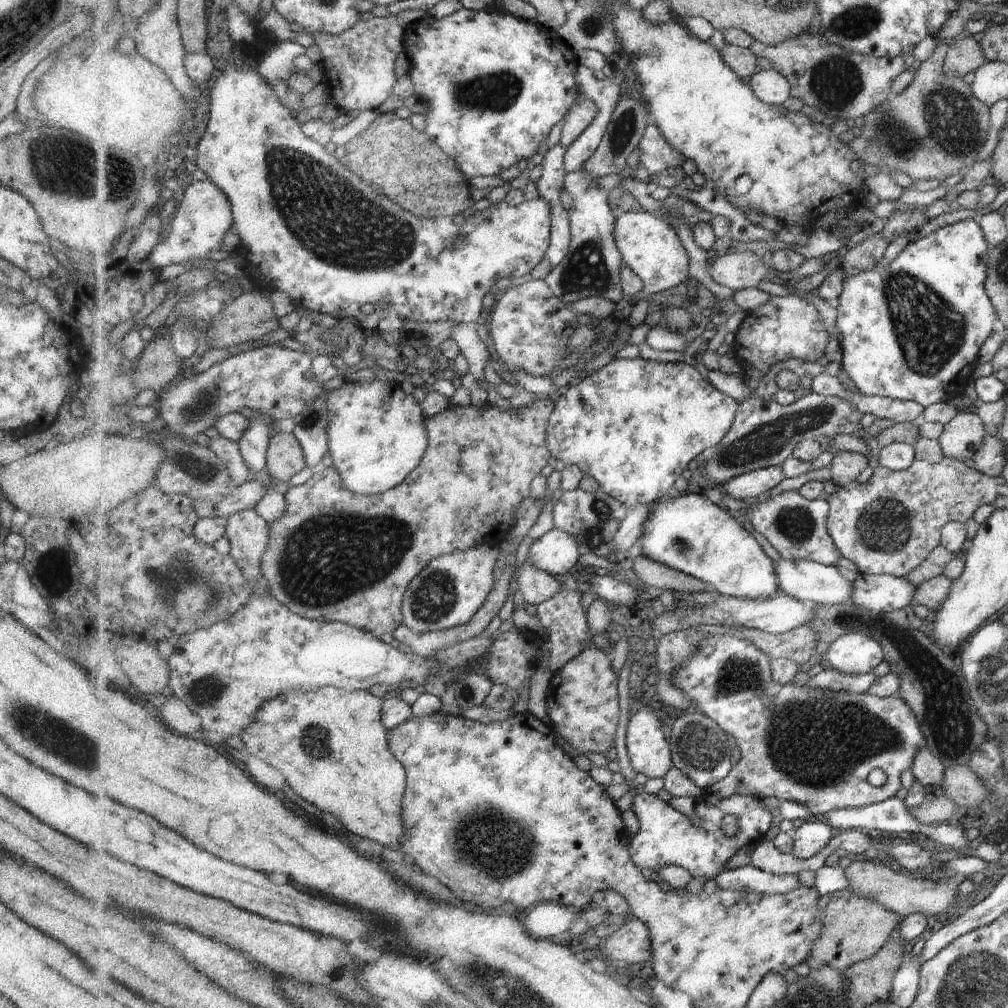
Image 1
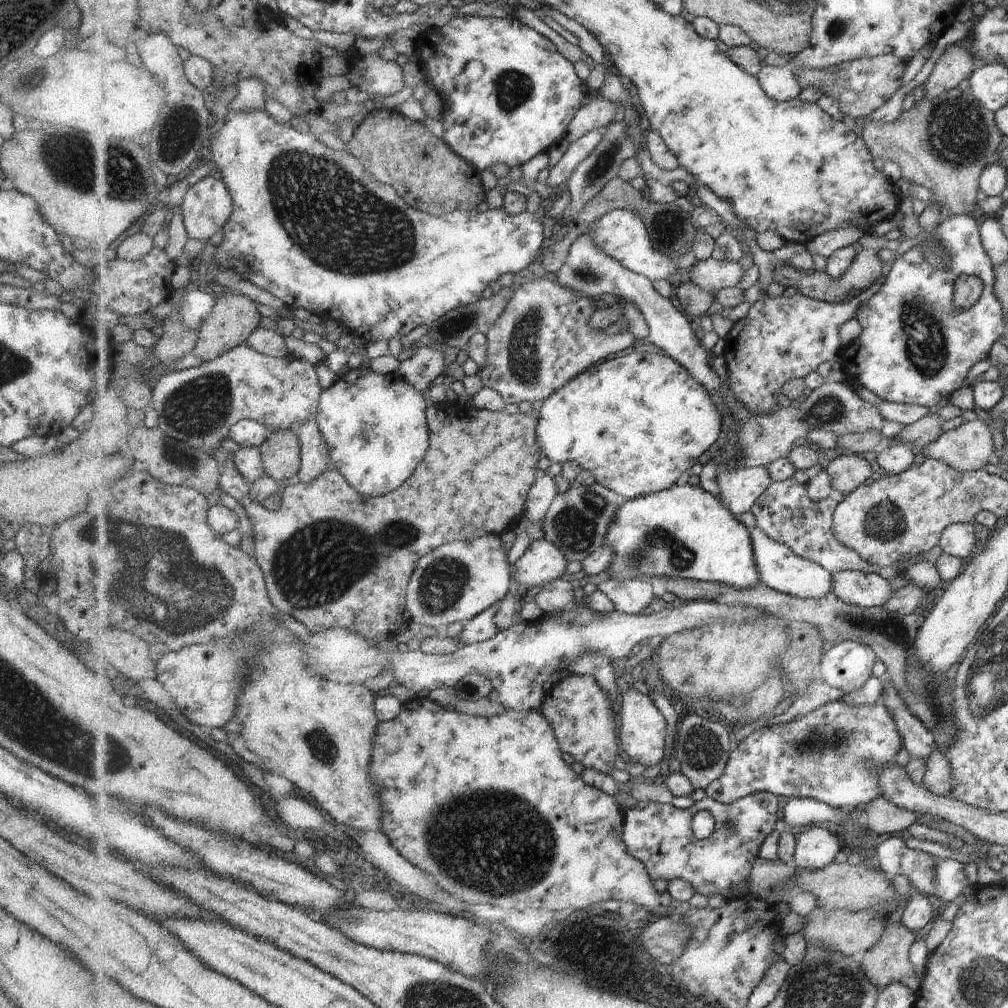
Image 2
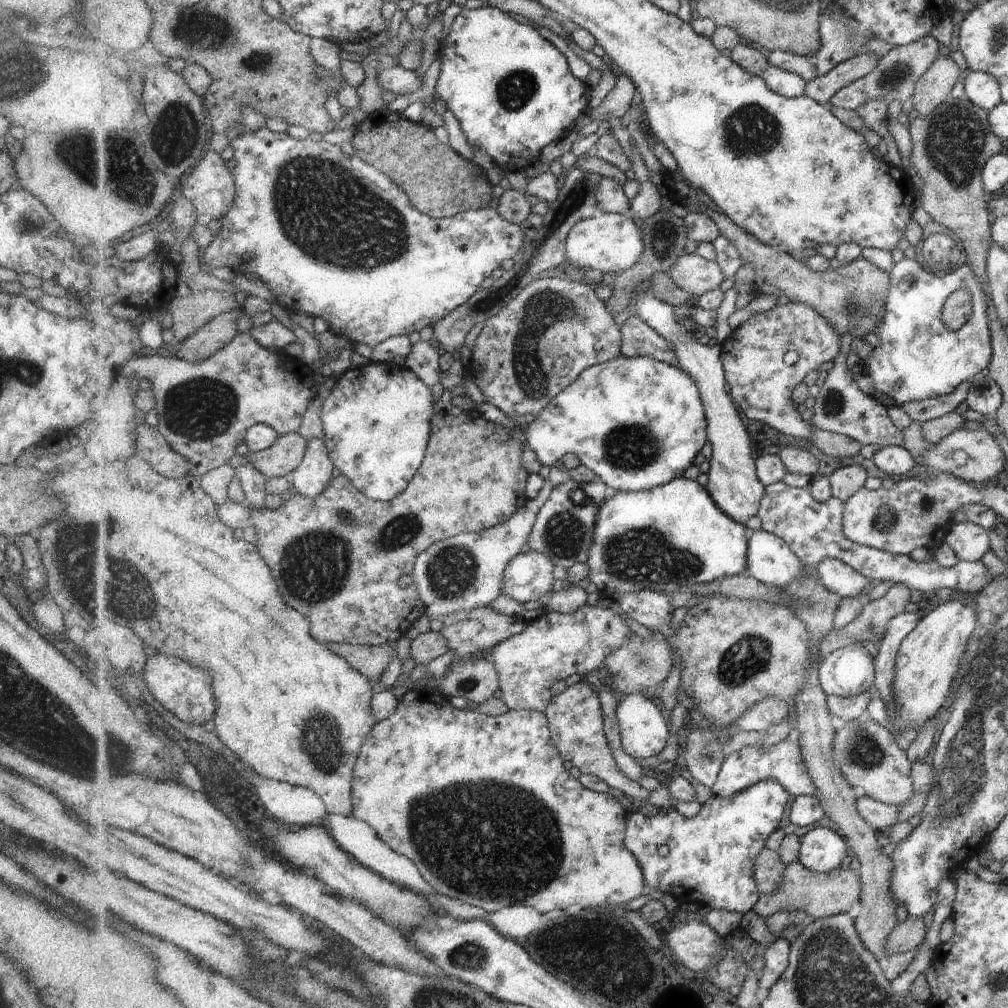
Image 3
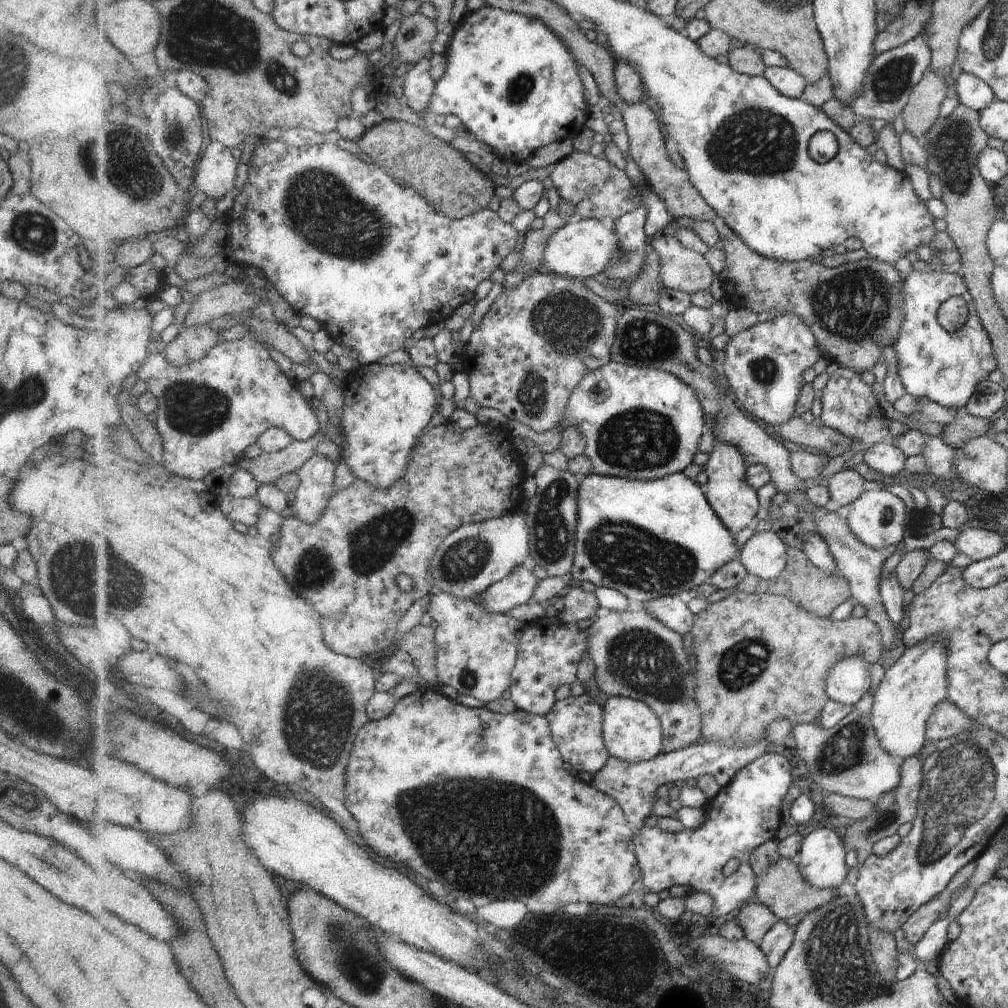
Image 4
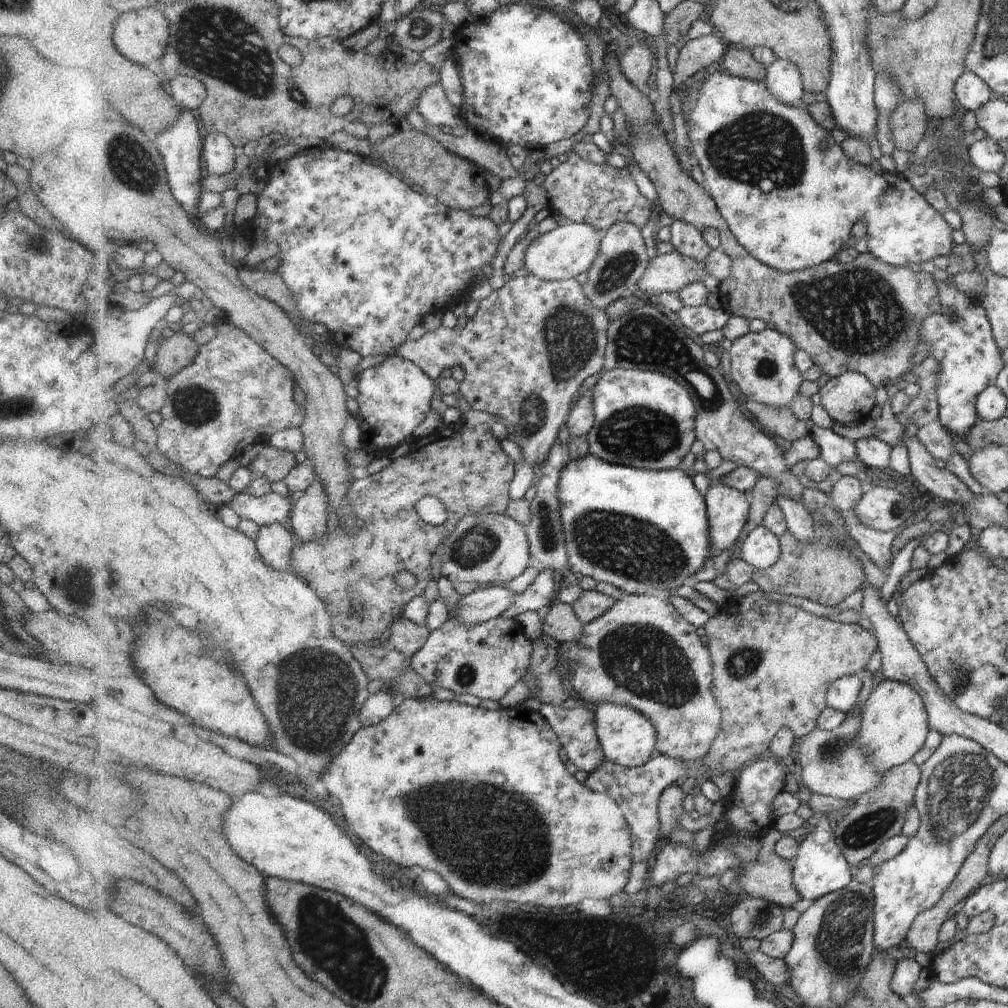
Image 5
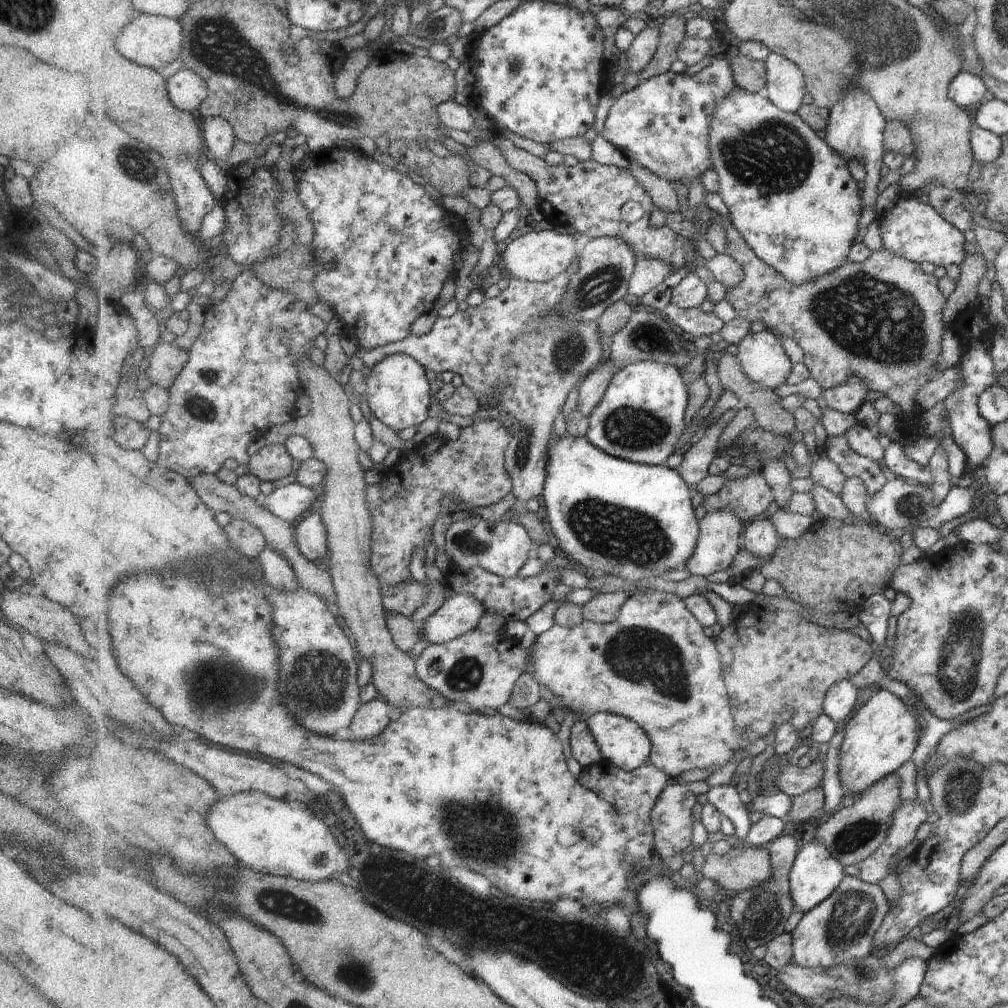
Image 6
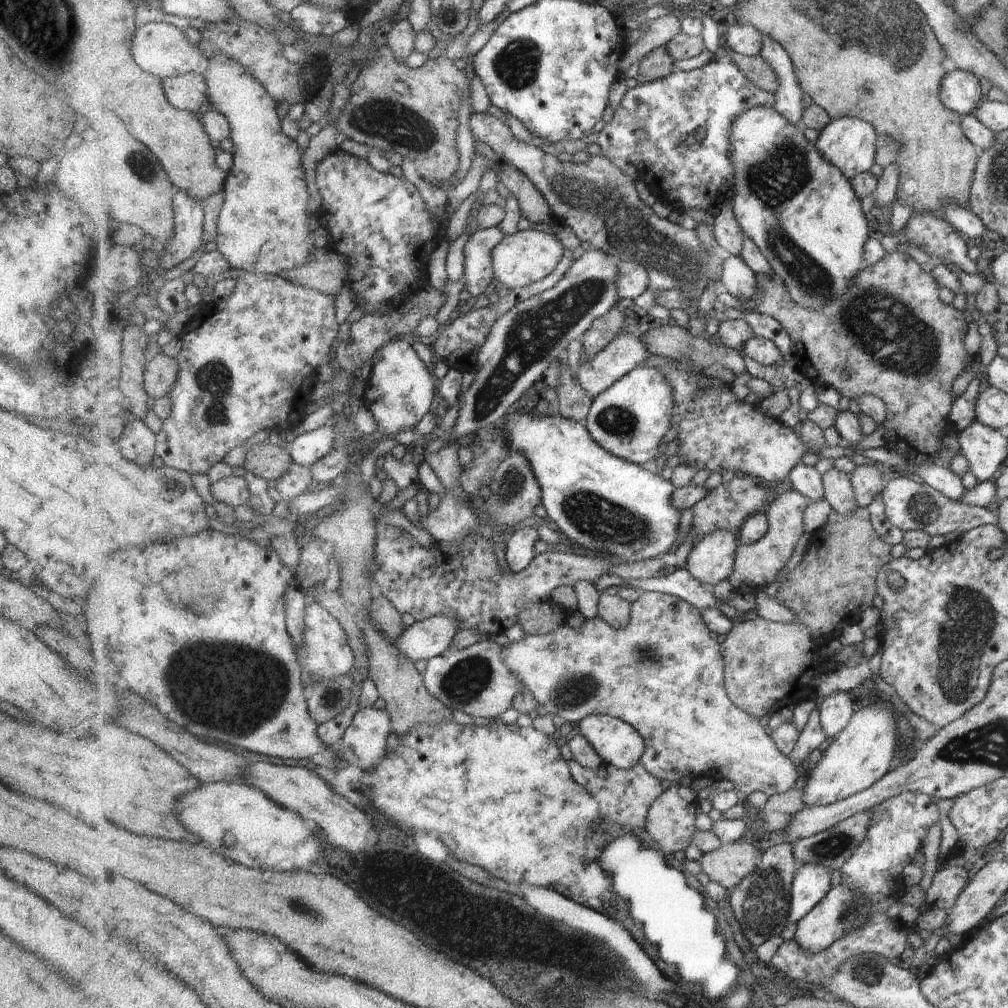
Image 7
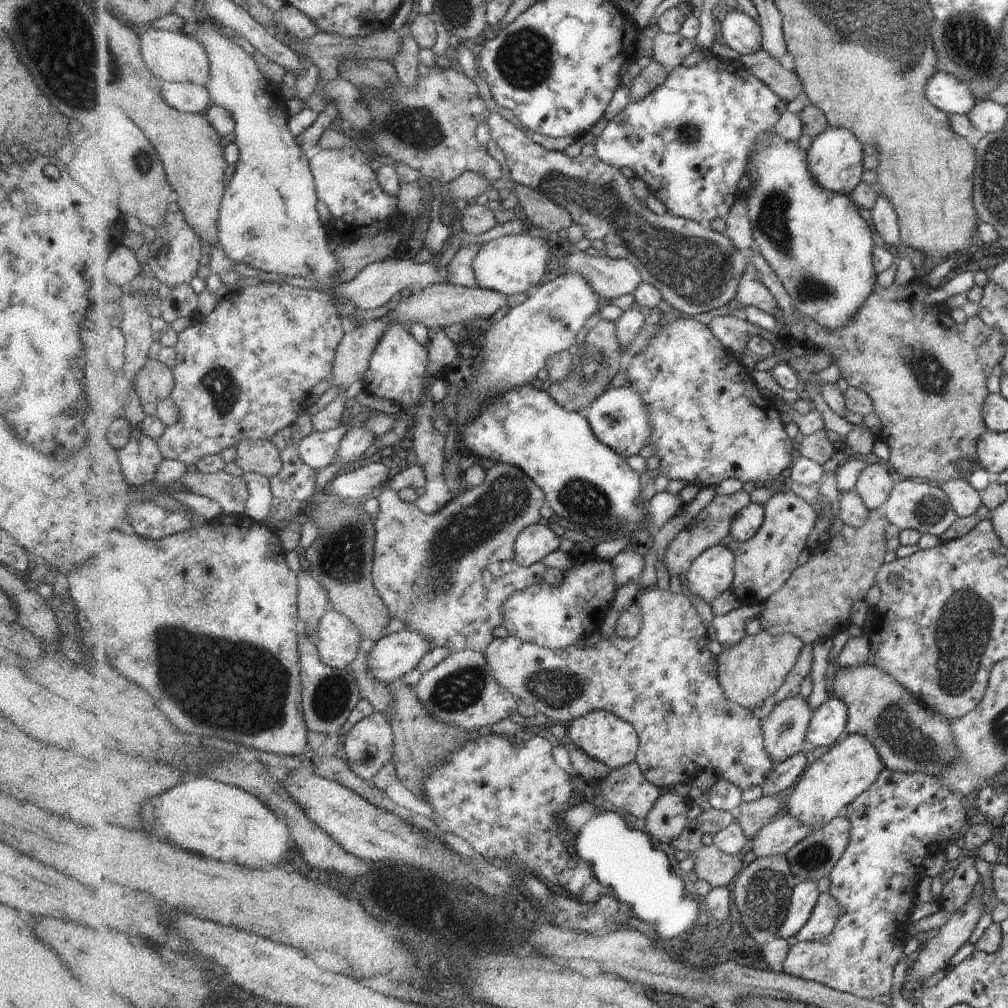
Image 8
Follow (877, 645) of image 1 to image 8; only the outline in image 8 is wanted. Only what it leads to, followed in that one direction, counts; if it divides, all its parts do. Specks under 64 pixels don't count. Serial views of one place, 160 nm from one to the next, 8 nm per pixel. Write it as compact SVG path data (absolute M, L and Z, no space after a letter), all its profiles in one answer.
M830 696L815 712L808 731L808 748L833 747L847 734L850 716L845 701Z

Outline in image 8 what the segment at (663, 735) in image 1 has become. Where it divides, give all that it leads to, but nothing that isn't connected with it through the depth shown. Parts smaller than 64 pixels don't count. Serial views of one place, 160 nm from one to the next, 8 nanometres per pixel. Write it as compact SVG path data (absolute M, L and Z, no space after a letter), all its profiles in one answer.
M593 711L573 719L566 729L565 743L577 746L592 759L604 762L612 769L620 769L636 762L640 747L638 732L632 724L609 711Z

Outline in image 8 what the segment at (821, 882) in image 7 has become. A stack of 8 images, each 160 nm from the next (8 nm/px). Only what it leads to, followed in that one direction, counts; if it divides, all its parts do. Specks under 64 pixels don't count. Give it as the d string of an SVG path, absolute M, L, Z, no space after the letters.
M802 881L794 888L789 914L776 938L793 938L809 922L820 897L815 881Z

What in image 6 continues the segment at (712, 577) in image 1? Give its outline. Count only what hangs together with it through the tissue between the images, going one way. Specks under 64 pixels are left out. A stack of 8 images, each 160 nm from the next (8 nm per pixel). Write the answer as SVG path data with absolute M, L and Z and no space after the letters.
M565 432L563 438L557 438L555 442L551 442L549 448L549 464L547 464L547 479L542 494L542 499L548 512L548 522L554 536L559 542L560 548L565 552L565 556L579 566L580 569L586 571L586 573L598 576L604 574L614 575L624 581L636 583L646 581L648 578L661 578L668 570L680 569L686 566L687 562L697 552L698 538L700 535L700 520L697 520L695 508L691 504L692 494L693 490L691 486L687 484L686 480L683 480L683 476L681 476L677 468L670 469L662 465L644 465L631 462L630 460L615 458L615 456L611 456L603 452L603 450L599 450L594 444L591 444L587 436L573 438L573 436L569 436Z

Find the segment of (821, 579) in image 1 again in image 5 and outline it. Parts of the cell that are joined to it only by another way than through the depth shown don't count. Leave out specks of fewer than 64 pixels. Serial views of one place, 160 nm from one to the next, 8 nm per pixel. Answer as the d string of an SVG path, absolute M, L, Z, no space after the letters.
M764 524L755 527L746 537L741 547L741 558L752 565L755 570L765 570L780 559L782 544Z

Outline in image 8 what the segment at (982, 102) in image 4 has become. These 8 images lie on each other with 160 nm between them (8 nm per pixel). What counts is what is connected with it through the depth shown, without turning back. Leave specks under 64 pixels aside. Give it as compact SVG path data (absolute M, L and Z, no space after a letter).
M938 70L924 86L926 99L947 114L965 115L975 104L967 87L954 76Z

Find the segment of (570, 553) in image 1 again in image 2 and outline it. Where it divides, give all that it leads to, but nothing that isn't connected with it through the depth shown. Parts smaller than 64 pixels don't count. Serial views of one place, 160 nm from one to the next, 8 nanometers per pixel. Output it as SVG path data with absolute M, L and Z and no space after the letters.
M539 535L513 565L513 578L531 598L546 582L561 579L567 570L567 557L551 541Z

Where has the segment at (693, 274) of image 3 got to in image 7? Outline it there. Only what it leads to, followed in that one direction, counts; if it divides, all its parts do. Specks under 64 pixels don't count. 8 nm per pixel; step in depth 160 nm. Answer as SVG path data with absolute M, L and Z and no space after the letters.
M622 261L618 264L618 272L621 273L621 277L618 278L618 296L621 298L637 298L641 296L643 292L650 288L650 274L646 268L643 268L642 264Z

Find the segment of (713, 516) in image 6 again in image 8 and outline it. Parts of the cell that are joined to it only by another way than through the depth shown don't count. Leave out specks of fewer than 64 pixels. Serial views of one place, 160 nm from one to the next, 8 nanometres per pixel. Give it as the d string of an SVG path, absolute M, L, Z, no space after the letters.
M721 544L707 549L686 574L690 590L710 603L723 592L731 591L736 577L735 555Z

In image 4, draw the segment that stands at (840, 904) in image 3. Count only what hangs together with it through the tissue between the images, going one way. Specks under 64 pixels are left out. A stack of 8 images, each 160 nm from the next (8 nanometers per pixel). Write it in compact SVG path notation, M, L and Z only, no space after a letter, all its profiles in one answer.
M779 857L779 860L767 868L762 875L757 876L757 882L756 898L776 913L781 920L787 920L786 918L797 916L801 912L806 915L838 896L837 891L815 888L803 878L798 861L785 857Z

